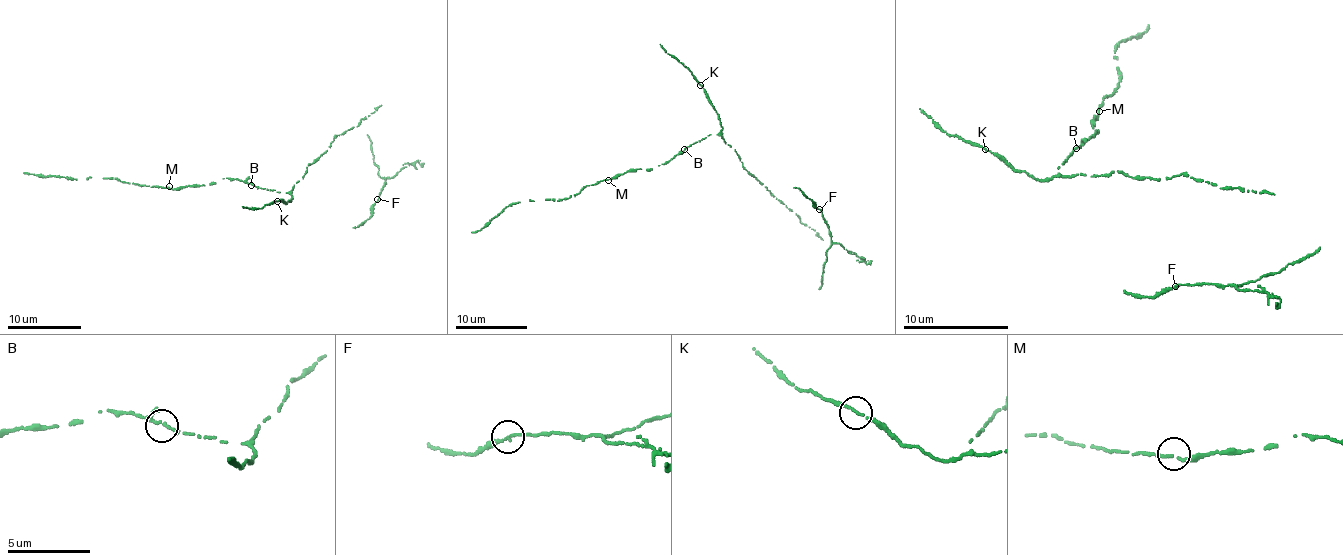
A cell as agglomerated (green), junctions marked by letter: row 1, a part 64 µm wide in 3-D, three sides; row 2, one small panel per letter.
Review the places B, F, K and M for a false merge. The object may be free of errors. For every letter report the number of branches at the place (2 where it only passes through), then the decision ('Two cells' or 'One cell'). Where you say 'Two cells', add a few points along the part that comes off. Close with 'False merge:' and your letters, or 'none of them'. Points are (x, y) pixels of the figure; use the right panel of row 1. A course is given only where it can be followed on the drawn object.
B: Branches: 2. One cell
F: Branches: 2. One cell
K: Branches: 2. One cell
M: Branches: 2. One cell
False merge: none of them

